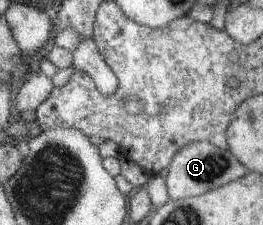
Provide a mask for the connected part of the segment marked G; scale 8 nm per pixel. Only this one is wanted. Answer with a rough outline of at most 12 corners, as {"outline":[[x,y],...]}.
{"outline":[[205,141],[173,154],[163,178],[171,200],[247,172],[229,149]]}

